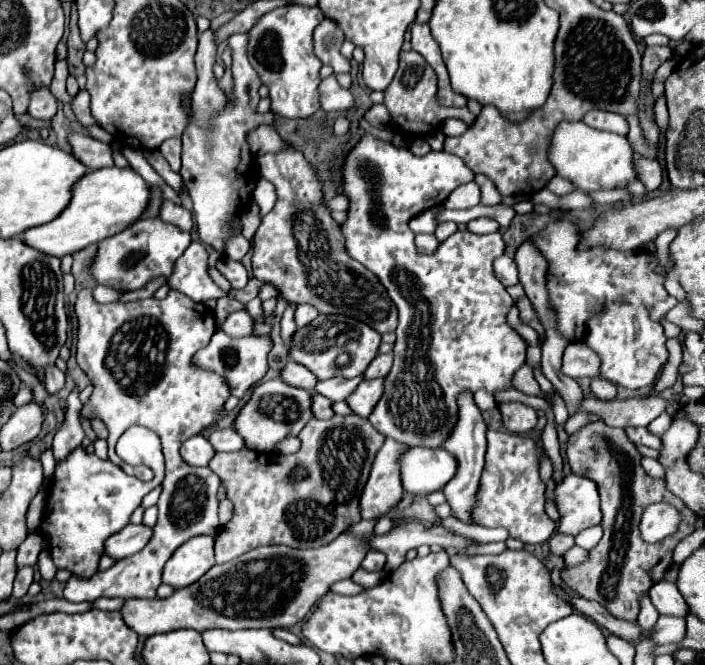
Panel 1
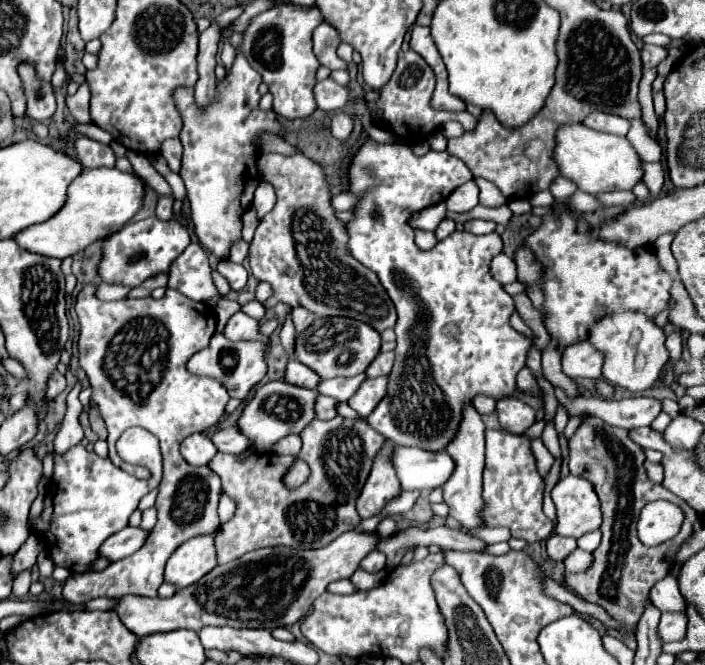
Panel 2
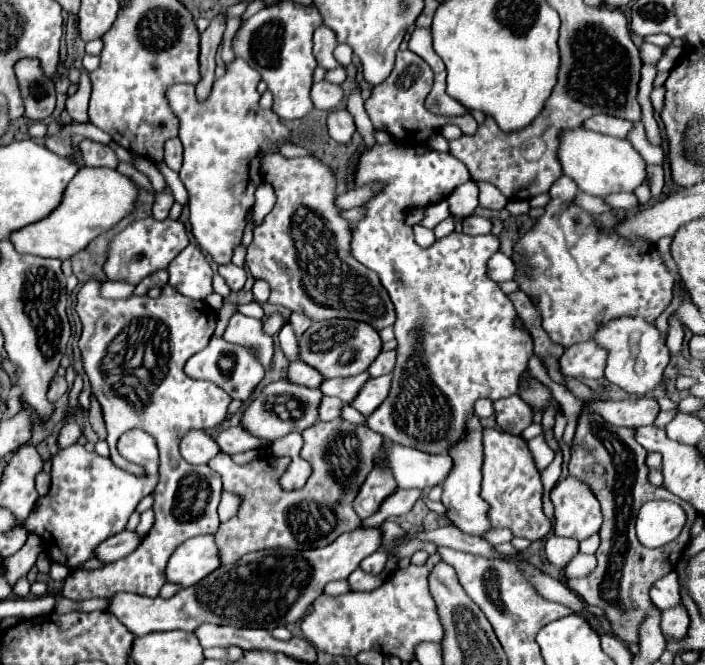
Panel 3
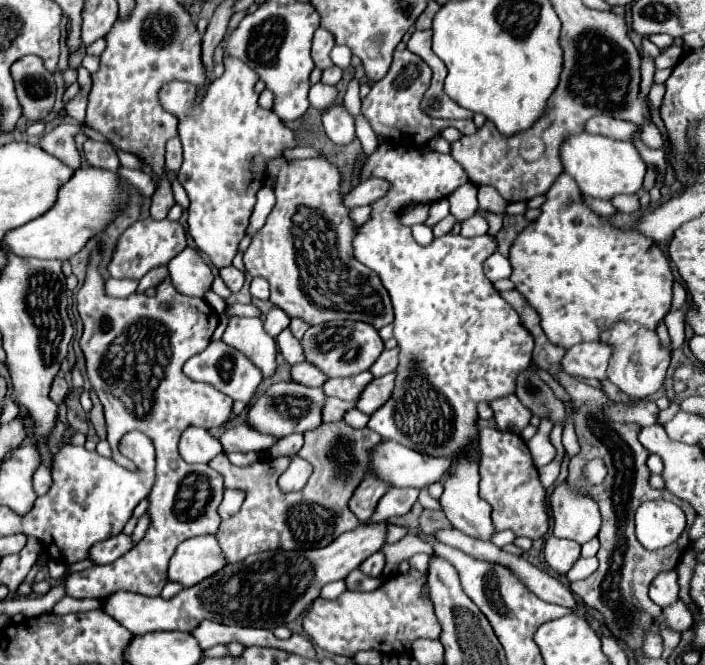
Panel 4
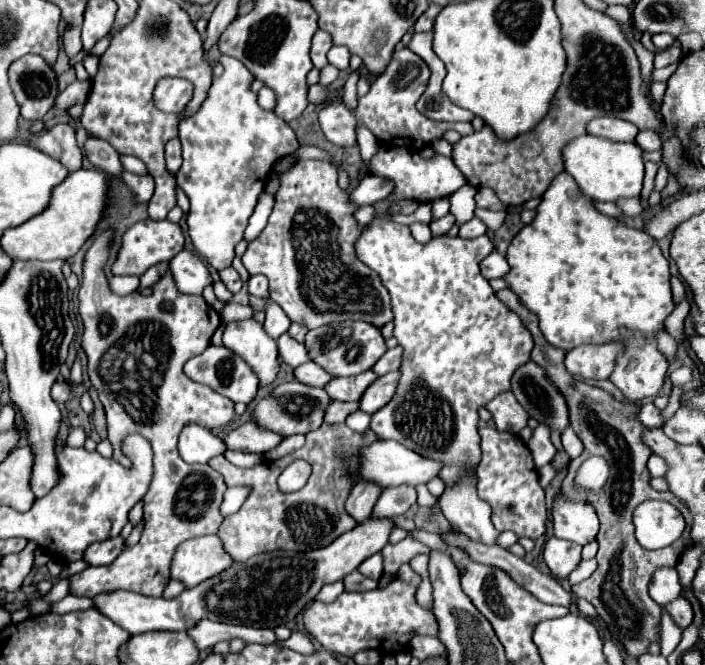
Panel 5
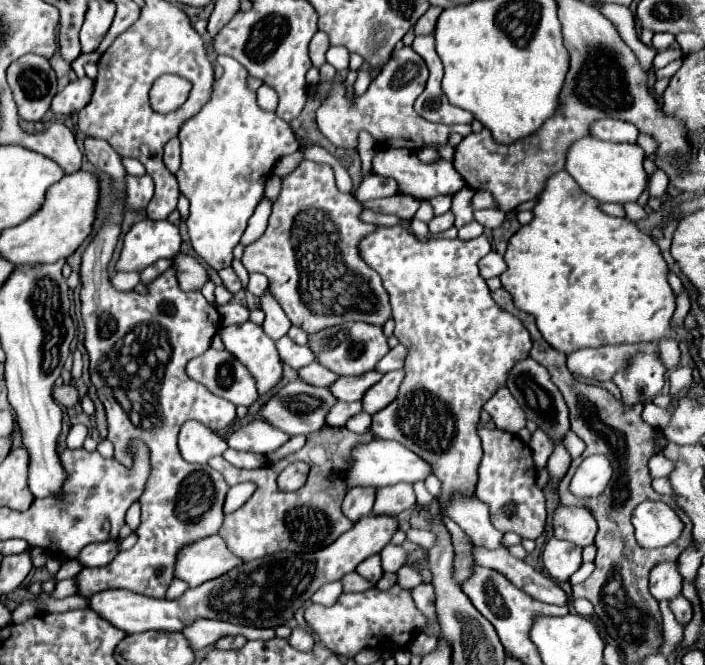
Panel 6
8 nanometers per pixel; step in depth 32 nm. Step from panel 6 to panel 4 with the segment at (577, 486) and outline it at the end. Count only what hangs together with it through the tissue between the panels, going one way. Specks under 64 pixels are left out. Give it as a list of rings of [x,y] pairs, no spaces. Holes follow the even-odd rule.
[[[592,460],[586,464],[584,468],[584,478],[592,484],[600,484],[600,480],[604,480],[606,476],[606,468],[604,468],[604,462],[602,460]]]

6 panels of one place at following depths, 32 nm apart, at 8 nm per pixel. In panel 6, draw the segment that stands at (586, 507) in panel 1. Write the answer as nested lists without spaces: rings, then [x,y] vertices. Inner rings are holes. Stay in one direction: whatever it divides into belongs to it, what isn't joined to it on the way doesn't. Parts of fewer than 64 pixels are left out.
[[[482,426],[478,430],[482,438],[482,462],[478,468],[476,496],[490,506],[494,528],[500,532],[516,532],[522,538],[536,540],[544,532],[546,524],[546,500],[542,488],[536,484],[536,468],[530,448],[516,436],[494,426]],[[558,504],[554,510],[554,536],[570,540],[578,546],[588,546],[594,542],[598,532],[593,515],[582,506],[564,506]]]

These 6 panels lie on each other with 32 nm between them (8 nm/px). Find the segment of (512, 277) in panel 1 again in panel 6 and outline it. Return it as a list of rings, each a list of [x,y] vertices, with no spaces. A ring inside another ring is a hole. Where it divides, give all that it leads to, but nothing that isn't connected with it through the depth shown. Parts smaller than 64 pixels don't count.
[[[492,250],[488,256],[484,256],[480,260],[480,274],[486,280],[494,278],[494,276],[500,276],[504,270],[506,270],[506,262],[504,262],[504,258],[496,250]]]

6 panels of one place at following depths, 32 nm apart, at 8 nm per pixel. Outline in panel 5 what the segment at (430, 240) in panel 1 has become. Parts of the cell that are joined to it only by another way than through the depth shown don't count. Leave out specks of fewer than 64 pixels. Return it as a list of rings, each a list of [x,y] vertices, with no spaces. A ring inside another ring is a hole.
[[[412,224],[410,230],[412,230],[412,236],[414,236],[420,244],[426,244],[426,242],[432,240],[432,232],[430,232],[428,224]]]

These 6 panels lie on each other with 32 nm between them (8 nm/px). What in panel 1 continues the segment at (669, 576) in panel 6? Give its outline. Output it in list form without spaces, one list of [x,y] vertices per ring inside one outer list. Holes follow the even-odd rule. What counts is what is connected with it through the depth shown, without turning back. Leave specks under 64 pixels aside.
[[[664,580],[656,582],[650,588],[650,600],[660,614],[678,616],[678,618],[688,616],[688,606],[684,604],[684,598],[680,596],[674,582],[664,582]]]

